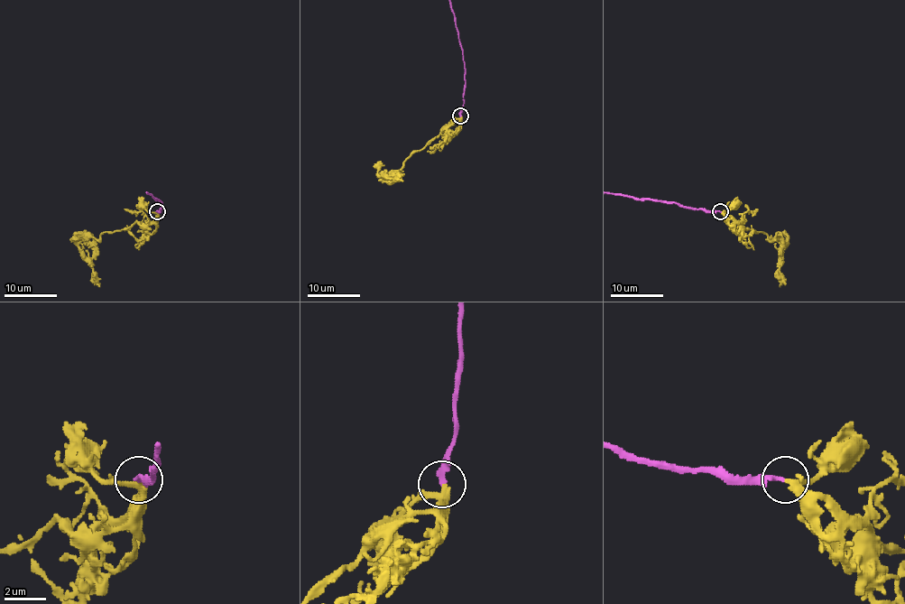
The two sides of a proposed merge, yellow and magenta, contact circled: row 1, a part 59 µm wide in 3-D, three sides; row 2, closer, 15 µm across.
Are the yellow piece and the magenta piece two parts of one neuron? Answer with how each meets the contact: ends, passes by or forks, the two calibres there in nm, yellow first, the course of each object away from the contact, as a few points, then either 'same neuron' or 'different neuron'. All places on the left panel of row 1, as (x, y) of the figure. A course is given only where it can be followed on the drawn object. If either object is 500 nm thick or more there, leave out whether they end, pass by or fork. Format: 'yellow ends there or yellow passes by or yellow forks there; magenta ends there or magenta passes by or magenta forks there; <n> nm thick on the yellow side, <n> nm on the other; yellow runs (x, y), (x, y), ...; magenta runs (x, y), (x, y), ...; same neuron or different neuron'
yellow passes by; magenta ends there; 280 nm thick on the yellow side, 240 nm on the other; yellow runs (157, 211), (152, 223), (135, 221), (104, 232), (100, 240), (90, 235), (93, 278), (100, 286); same neuron

